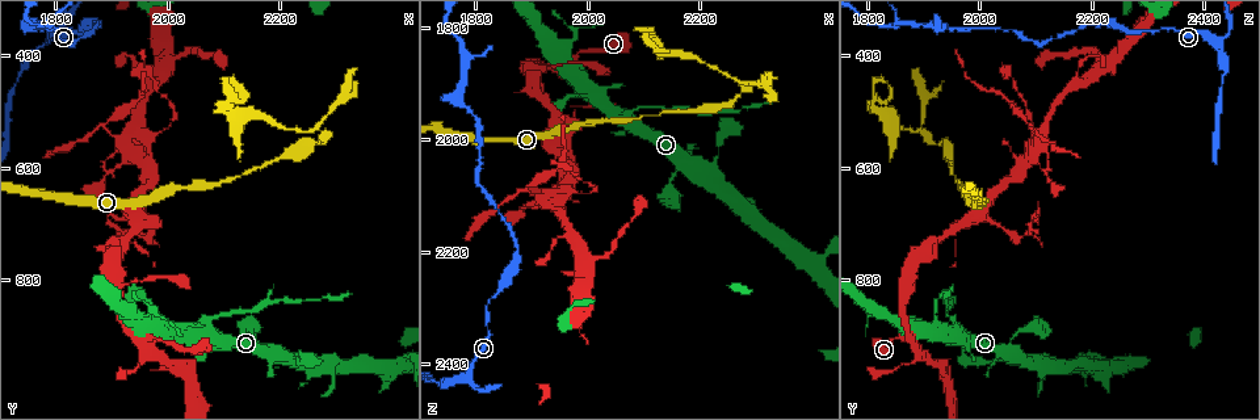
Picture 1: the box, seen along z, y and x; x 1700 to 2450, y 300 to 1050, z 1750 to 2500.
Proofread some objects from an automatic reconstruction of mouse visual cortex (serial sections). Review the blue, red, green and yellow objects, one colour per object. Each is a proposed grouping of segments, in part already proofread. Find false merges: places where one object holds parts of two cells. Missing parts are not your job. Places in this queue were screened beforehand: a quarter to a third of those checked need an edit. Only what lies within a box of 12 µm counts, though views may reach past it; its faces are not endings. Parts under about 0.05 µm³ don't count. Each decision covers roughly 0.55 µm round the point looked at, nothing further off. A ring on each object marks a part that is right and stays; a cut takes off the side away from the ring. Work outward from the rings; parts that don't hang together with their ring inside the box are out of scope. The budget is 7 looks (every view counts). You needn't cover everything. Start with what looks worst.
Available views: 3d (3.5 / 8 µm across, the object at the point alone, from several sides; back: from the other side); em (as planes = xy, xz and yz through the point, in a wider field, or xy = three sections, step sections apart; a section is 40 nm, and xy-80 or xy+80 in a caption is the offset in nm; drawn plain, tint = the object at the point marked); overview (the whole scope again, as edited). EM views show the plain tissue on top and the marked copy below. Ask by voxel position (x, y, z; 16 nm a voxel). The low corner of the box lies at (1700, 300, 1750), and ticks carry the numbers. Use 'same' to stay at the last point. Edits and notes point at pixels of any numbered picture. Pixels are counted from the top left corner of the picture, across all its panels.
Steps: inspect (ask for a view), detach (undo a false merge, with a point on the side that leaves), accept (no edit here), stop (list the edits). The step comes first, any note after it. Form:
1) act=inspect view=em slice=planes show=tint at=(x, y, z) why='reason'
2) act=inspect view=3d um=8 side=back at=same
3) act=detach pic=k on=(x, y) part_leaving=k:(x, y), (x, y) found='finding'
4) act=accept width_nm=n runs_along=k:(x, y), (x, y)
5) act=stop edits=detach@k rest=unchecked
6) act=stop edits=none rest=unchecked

act=inspect view=em slice=planes show=tint at=(2070, 905, 1970) why='side arm on a straight run'

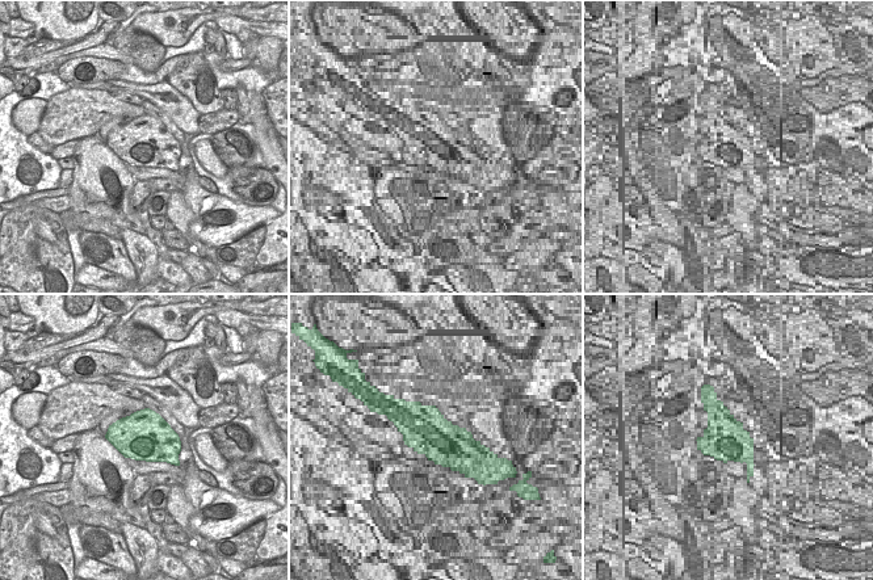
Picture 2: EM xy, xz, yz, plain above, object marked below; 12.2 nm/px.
act=inspect view=3d um=3.5 at=same why='see where the arms go'

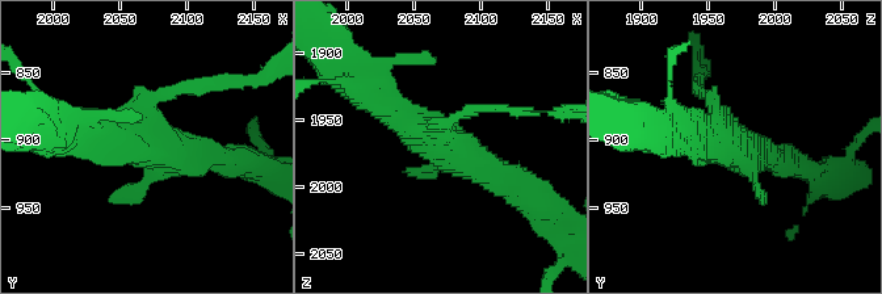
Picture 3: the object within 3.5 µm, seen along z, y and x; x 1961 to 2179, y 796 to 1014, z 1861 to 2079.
act=accept runs_along=3:(509, 185), (365, 91) found='one cell here'

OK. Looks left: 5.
act=inspect view=3d um=8 at=(1960, 910, 1875) why='three-way junction'

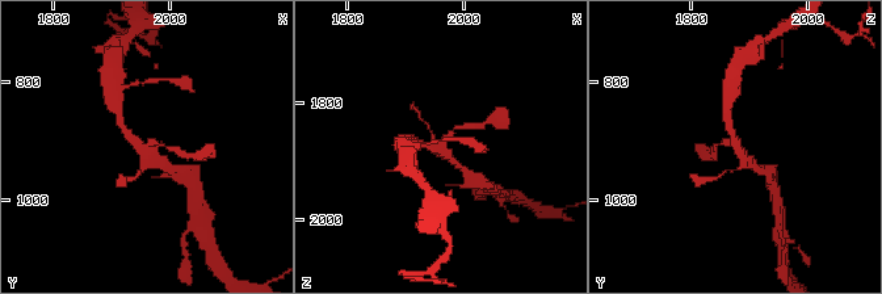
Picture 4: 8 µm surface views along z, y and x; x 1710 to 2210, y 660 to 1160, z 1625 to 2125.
act=inspect view=3d um=3.5 side=back at=(1950, 905, 1880)

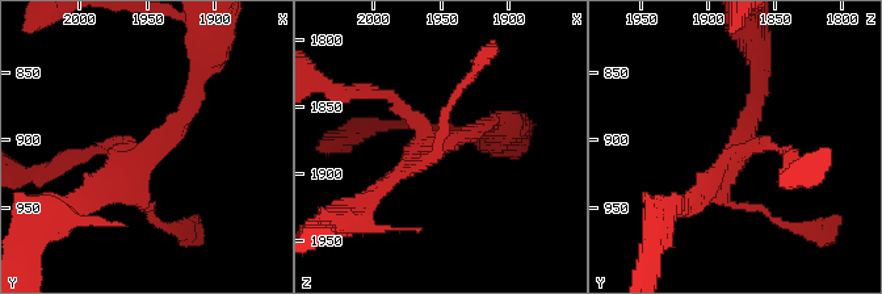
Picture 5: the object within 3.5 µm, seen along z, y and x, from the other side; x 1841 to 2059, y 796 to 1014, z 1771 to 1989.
act=accept runs_along=5:(74, 158), (154, 150), (194, 93) found='all the same cell'

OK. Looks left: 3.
act=inspect view=3d um=3.5 at=(2265, 535, 1895)

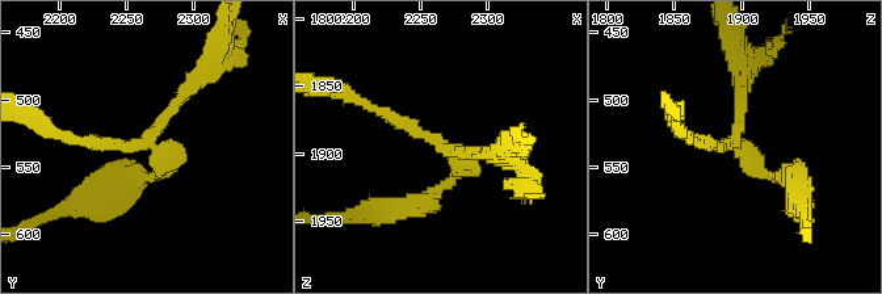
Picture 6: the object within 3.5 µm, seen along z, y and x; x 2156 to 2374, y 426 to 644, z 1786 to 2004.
act=inspect view=em slice=planes show=tint at=(2268, 534, 1896) arms=3 arm_widths_nm=150,150,150 why='now the EM'

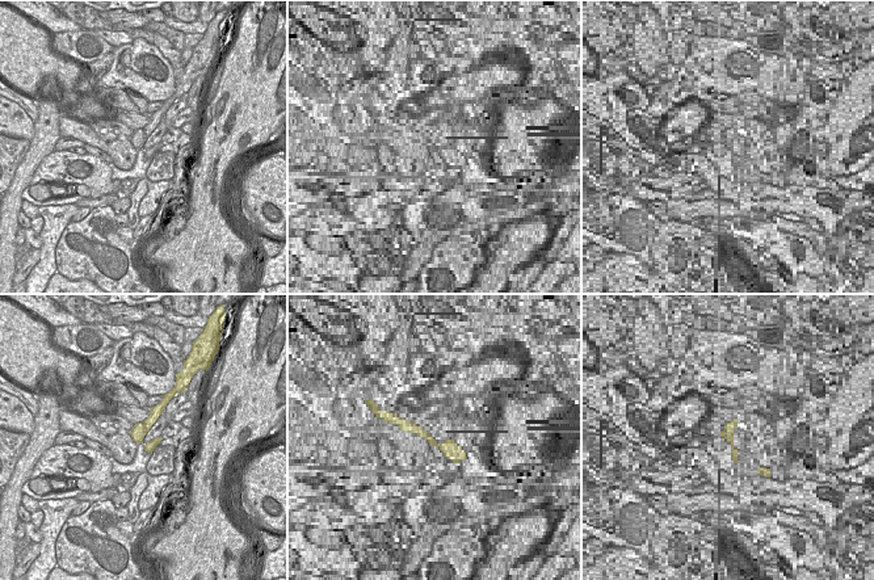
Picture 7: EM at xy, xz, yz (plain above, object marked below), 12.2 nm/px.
act=inspect view=em slice=xy step=5 show=tint at=same why='another direction'

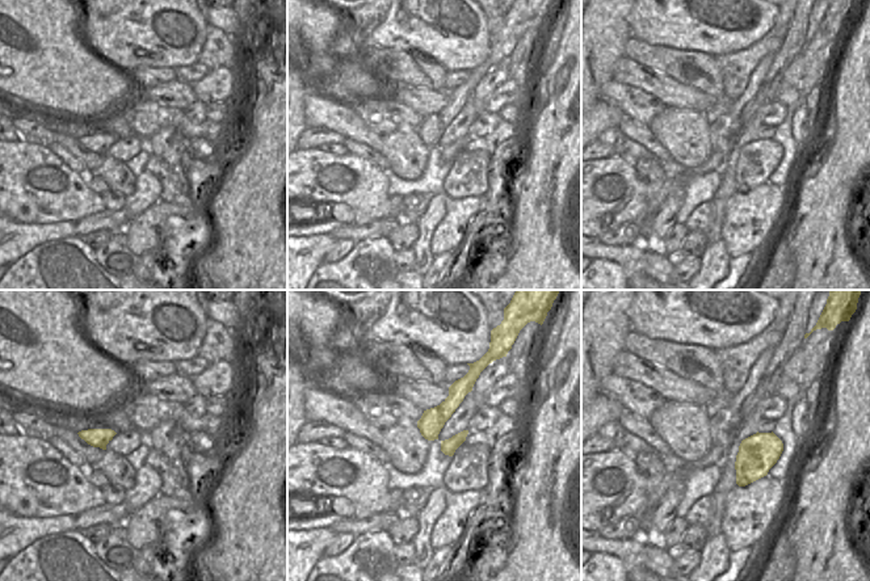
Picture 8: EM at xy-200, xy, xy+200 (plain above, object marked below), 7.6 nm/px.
act=detach pic=6 on=(473, 150) width_nm=180 part_leaving=6:(445, 148), (414, 127), (332, 91) found='a second cell is stuck on'

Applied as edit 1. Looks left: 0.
act=stop edits=detach@6 rest=unchecked

